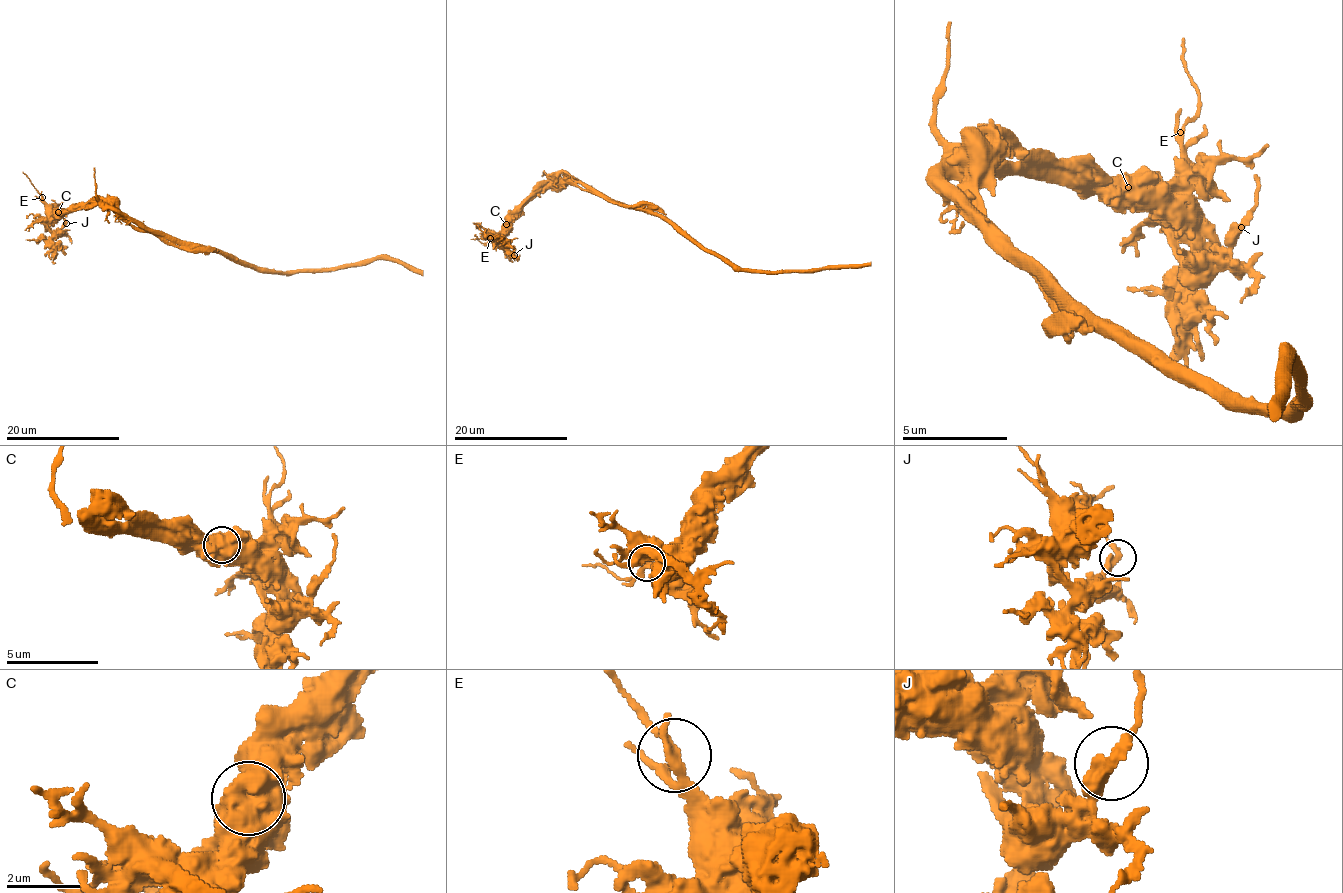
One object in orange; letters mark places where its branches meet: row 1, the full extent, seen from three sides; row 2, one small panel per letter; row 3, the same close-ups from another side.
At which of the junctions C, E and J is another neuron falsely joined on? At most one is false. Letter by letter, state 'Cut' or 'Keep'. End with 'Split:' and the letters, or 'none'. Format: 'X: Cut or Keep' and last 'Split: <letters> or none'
C: Cut
E: Keep
J: Keep
Split: C

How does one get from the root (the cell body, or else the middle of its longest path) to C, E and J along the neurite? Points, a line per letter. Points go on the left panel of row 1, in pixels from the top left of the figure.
C: (205, 248), (161, 238), (150, 231), (135, 228), (98, 203), (78, 203), (58, 213)
E: (205, 248), (161, 238), (150, 231), (135, 228), (98, 203), (78, 203), (66, 210), (53, 210), (43, 197)
J: (205, 248), (161, 238), (150, 231), (135, 228), (98, 203), (73, 205), (51, 228), (58, 230), (66, 223)

